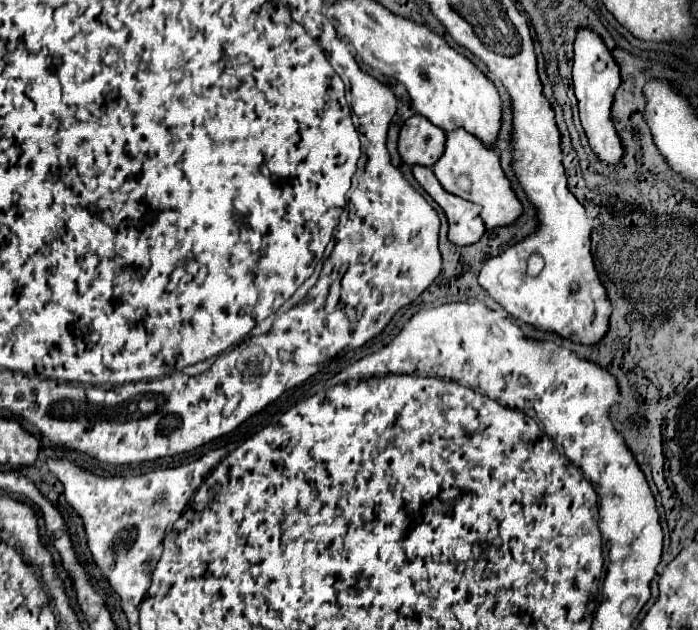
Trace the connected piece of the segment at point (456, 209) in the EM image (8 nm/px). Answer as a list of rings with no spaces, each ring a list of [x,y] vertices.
[[[415,166],[413,176],[423,186],[423,190],[443,208],[449,222],[447,236],[453,244],[469,246],[469,244],[475,244],[483,236],[487,228],[479,216],[479,206],[443,190],[439,180],[431,172],[431,168]]]

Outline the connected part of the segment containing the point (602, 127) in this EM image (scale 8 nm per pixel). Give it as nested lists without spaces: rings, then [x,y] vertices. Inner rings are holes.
[[[579,28],[577,36],[575,36],[575,44],[573,44],[573,88],[575,88],[575,96],[579,100],[579,114],[581,114],[581,124],[583,130],[587,134],[589,146],[595,152],[597,160],[605,166],[617,166],[623,156],[625,156],[625,146],[621,136],[615,130],[615,124],[611,120],[611,106],[613,106],[613,96],[615,90],[621,84],[621,70],[619,64],[613,60],[613,56],[609,54],[607,46],[603,44],[601,36],[597,32],[593,32],[591,28]],[[597,60],[605,60],[607,68],[597,72],[595,70],[595,62]]]

